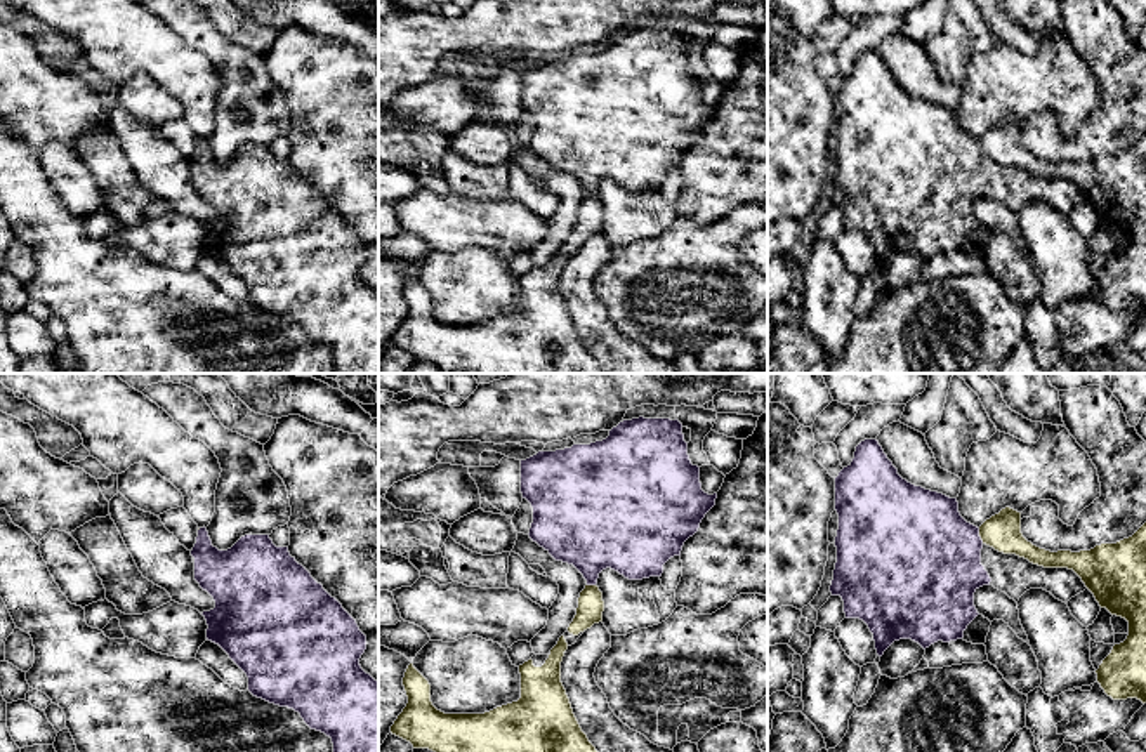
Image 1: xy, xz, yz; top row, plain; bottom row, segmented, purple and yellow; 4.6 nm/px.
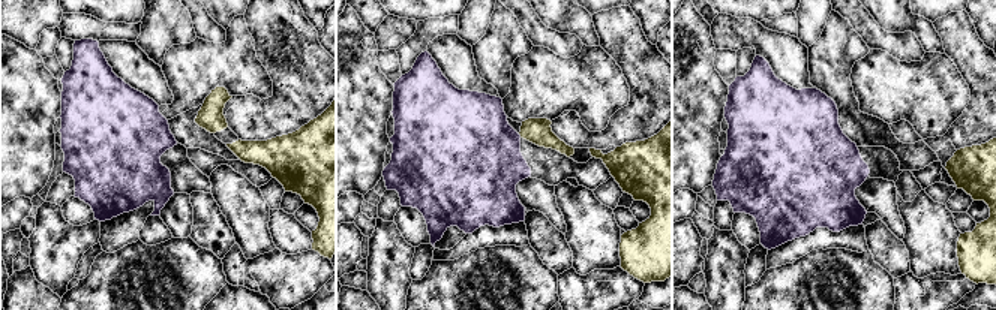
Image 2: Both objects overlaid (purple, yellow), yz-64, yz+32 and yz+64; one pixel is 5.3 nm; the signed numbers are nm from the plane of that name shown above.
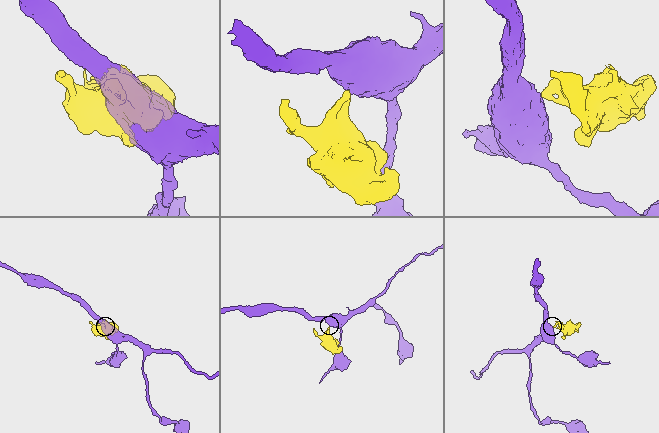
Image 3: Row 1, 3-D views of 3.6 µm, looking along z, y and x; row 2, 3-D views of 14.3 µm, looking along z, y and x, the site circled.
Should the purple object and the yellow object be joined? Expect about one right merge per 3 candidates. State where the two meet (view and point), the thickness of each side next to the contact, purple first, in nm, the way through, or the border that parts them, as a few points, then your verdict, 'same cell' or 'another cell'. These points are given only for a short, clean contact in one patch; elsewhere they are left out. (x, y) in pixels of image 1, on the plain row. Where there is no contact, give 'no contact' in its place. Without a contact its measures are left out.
contact yz (978, 146); calibres 480 and 170 nm; border yz (978, 139), (983, 153); another cell

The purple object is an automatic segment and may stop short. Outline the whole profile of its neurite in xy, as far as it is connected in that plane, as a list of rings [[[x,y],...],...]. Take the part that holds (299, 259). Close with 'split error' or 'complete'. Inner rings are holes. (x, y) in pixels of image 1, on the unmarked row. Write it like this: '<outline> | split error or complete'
[[[203,137],[191,167],[194,191],[215,212],[214,221],[201,224],[208,236],[207,250],[219,255],[247,285],[248,302],[269,314],[293,320],[311,340],[330,347],[333,373],[379,373],[379,292],[359,276],[366,247],[342,215],[290,167],[288,158],[276,158],[269,146],[245,146],[231,160],[219,162]]] | complete

